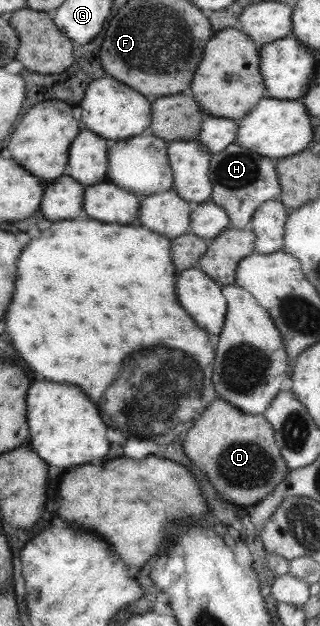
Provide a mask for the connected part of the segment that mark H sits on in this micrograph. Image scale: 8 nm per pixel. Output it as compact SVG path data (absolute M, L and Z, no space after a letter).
M231 143L210 155L208 180L212 190L211 201L221 206L227 214L229 228L248 229L252 213L267 200L277 199L280 187L275 172L275 161L261 157L249 149Z

